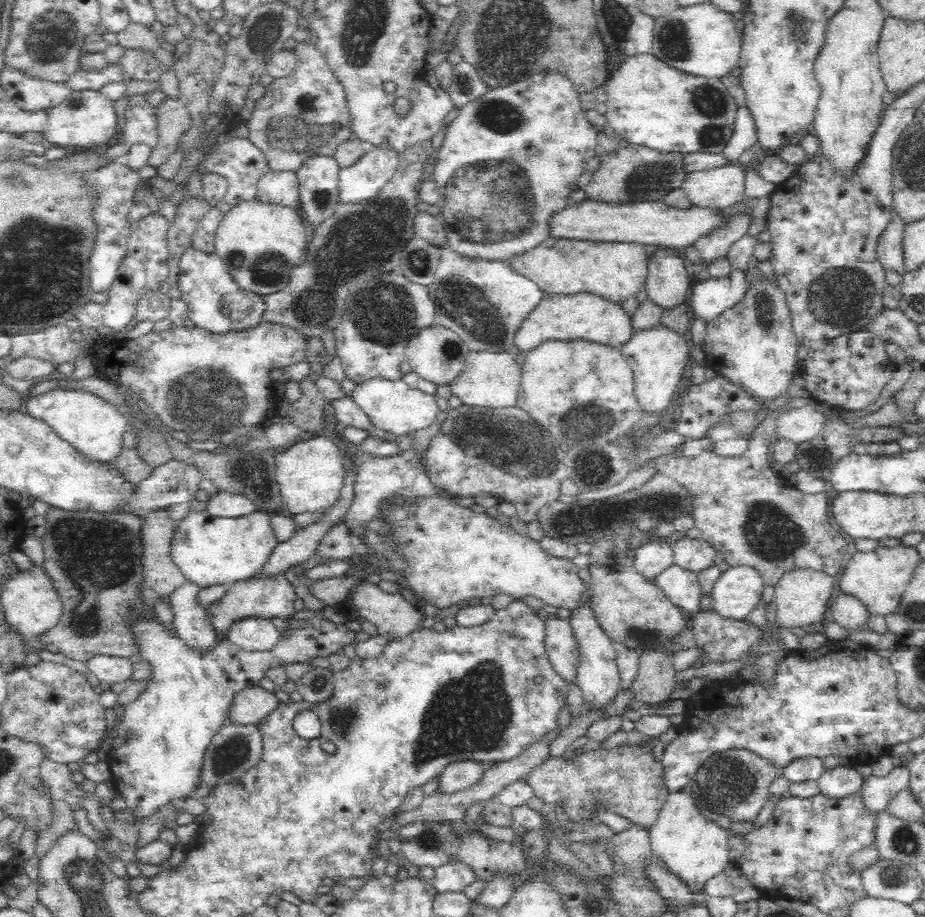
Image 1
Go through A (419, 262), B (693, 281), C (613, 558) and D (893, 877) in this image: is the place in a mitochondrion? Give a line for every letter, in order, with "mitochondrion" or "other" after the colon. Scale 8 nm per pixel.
A: mitochondrion
B: other
C: mitochondrion
D: mitochondrion

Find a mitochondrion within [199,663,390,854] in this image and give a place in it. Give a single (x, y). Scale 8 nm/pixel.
(235, 752)

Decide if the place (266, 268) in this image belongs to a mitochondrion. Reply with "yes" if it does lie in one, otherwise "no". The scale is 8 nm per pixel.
yes

